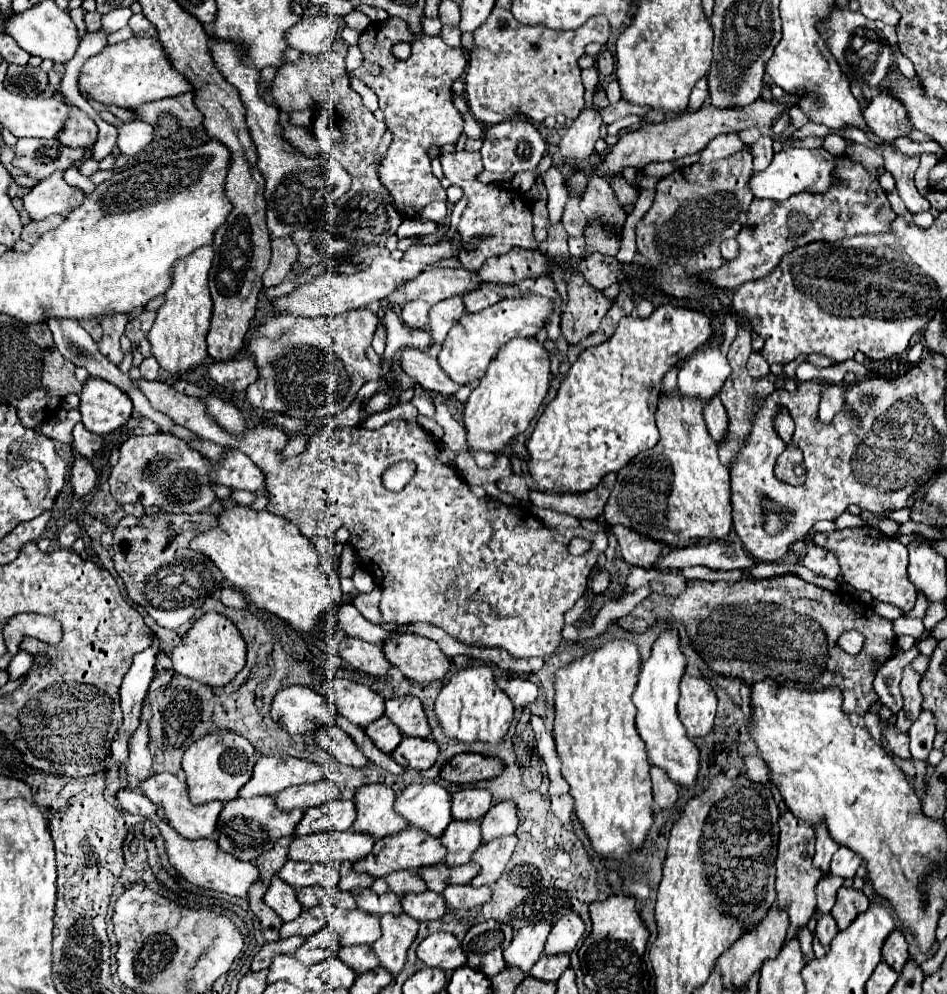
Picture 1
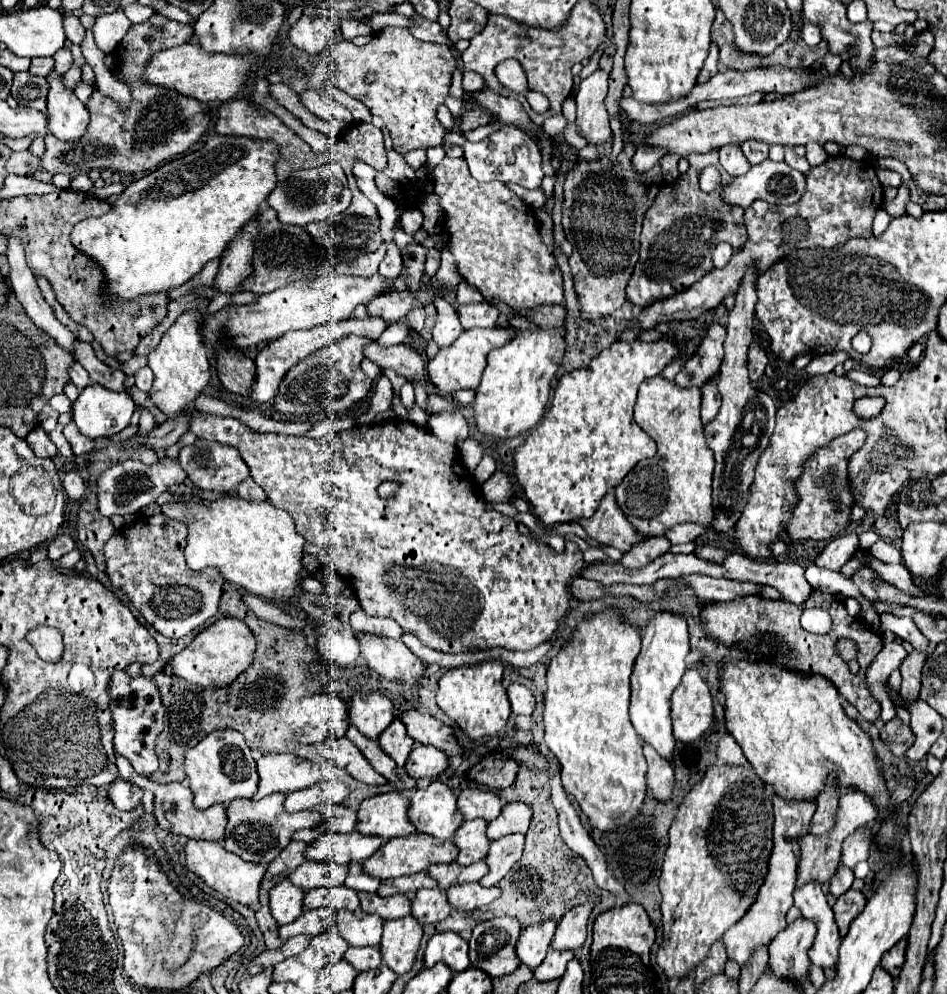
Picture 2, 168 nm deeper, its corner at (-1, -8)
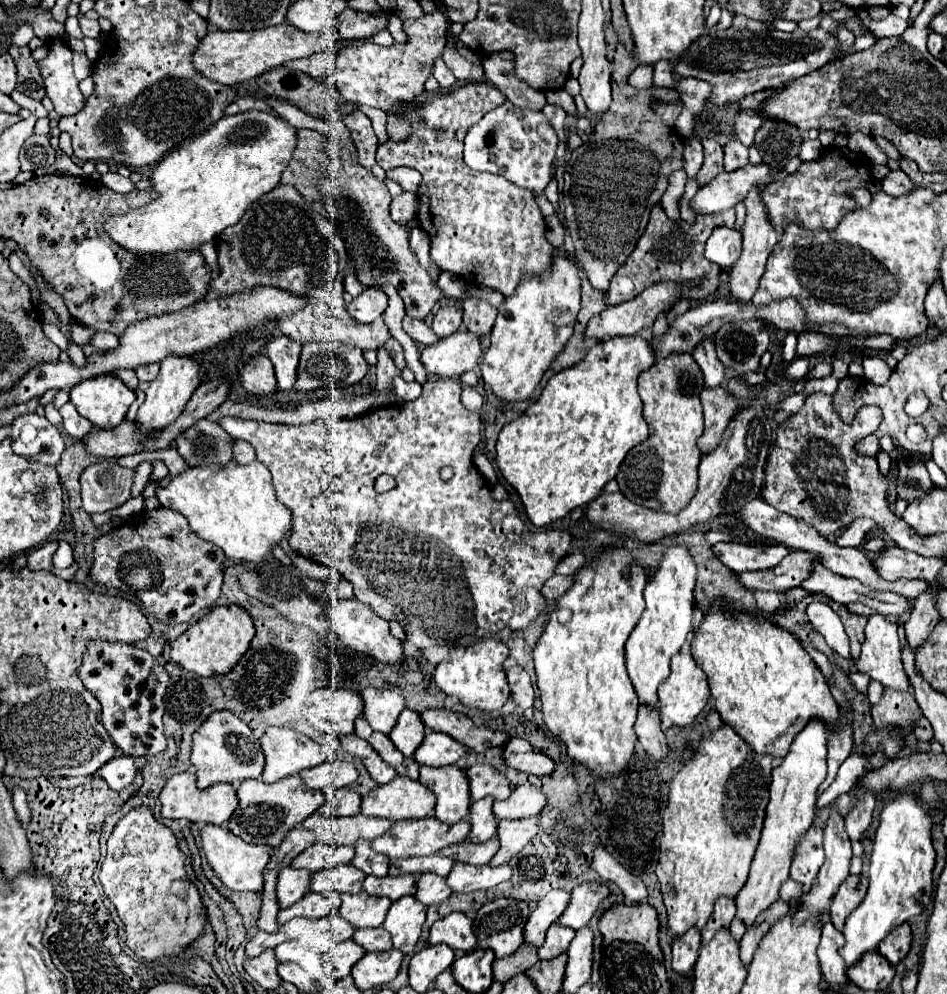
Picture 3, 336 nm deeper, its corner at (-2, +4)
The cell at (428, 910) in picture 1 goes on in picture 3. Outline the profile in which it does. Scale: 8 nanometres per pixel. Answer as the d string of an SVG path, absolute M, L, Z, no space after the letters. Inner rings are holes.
M423 872L417 878L417 900L431 906L431 904L439 904L443 900L447 900L451 896L451 888L447 886L445 878L435 874L435 872Z

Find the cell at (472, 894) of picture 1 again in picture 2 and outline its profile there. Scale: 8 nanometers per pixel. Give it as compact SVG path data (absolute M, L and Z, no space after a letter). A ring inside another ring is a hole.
M478 882L476 884L458 884L458 886L450 886L446 890L448 902L450 906L454 906L456 910L462 912L472 912L476 908L482 908L490 902L494 902L500 894L500 888L482 888Z

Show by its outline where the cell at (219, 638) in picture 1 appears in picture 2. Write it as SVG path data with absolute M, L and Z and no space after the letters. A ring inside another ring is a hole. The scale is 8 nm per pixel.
M224 618L214 622L206 630L202 630L192 640L190 646L186 646L180 654L176 654L170 660L170 666L176 676L192 684L198 684L204 688L222 688L232 684L252 664L254 652L256 652L256 640L250 628L240 620Z

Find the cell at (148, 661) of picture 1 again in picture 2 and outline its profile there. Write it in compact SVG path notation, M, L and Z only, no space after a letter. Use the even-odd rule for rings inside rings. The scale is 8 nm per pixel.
M116 756L116 766L118 766L118 774L122 780L140 786L142 790L150 790L154 794L154 816L160 828L172 832L172 834L180 834L186 838L194 838L194 840L210 840L210 842L220 842L224 840L224 828L226 828L226 810L222 804L214 804L208 810L198 810L192 804L192 790L184 784L156 784L146 776L140 776L134 772L134 768L130 766L130 762L124 756Z

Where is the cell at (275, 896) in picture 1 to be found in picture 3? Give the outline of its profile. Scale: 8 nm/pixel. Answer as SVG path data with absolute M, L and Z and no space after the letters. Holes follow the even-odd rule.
M291 866L279 872L277 898L281 908L289 908L309 892L309 870L295 870Z

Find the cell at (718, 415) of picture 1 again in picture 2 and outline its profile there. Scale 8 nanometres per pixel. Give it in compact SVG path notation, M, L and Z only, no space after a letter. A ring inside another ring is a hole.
M712 378L702 388L702 424L708 424L718 414L718 388L716 378Z

